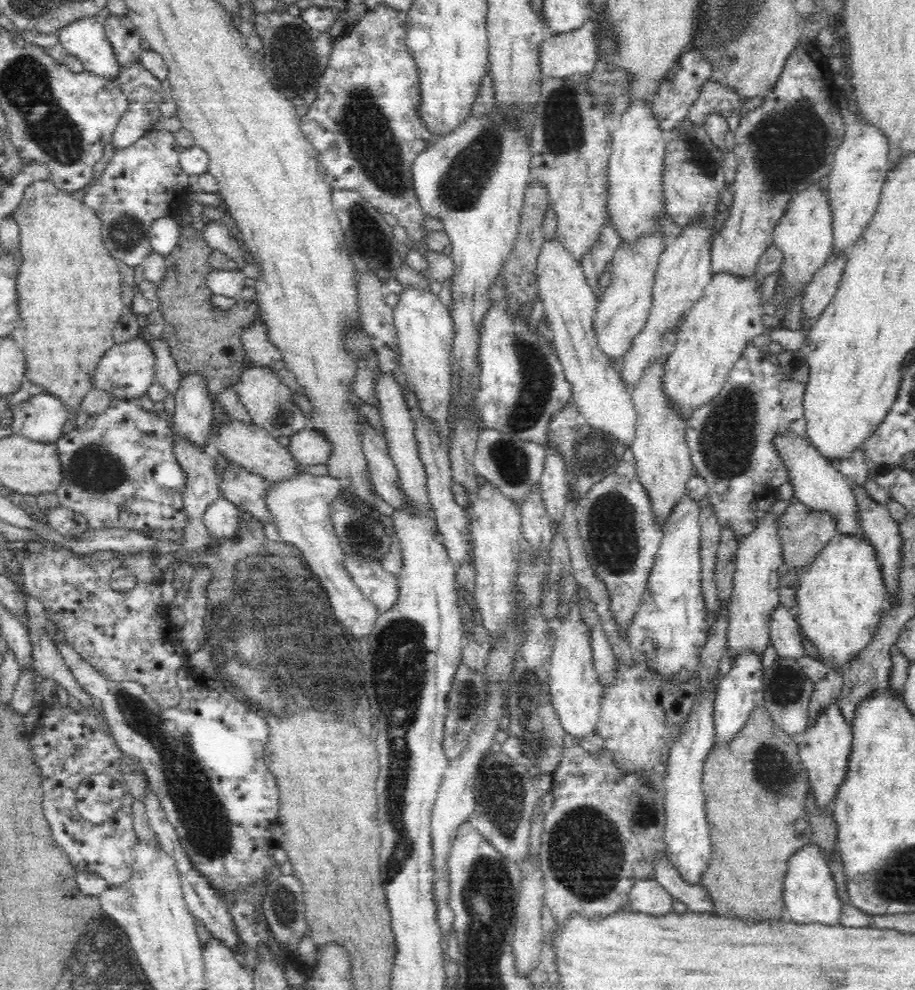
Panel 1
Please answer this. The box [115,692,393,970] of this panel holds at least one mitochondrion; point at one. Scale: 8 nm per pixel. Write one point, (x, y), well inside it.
(283, 903)

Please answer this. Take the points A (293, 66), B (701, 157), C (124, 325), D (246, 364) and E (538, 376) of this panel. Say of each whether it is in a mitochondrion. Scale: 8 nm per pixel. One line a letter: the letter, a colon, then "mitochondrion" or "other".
A: mitochondrion
B: mitochondrion
C: other
D: other
E: mitochondrion

